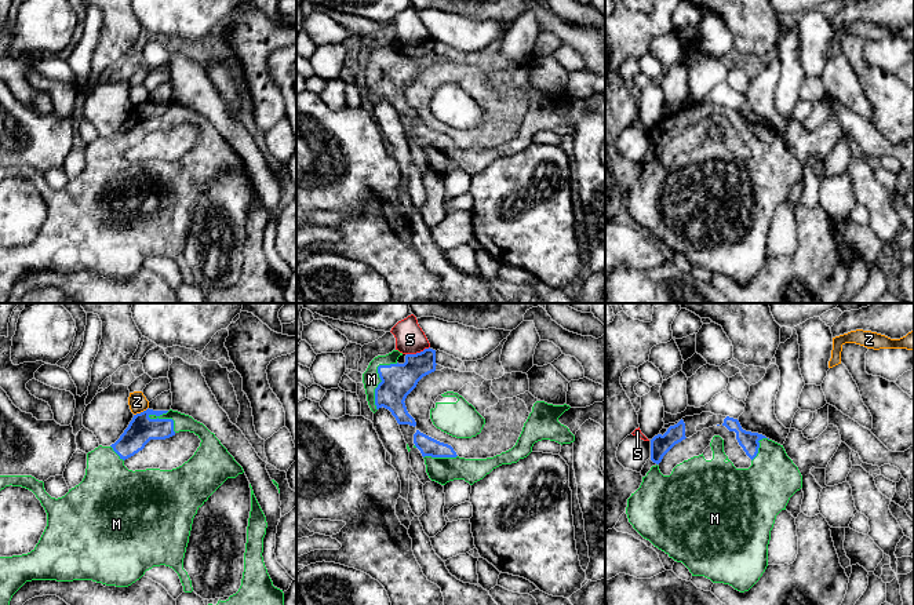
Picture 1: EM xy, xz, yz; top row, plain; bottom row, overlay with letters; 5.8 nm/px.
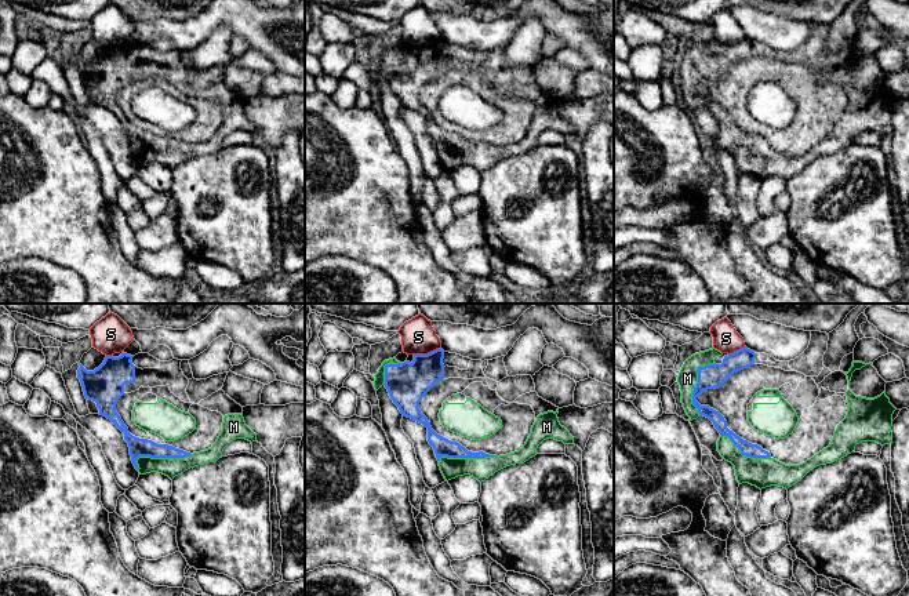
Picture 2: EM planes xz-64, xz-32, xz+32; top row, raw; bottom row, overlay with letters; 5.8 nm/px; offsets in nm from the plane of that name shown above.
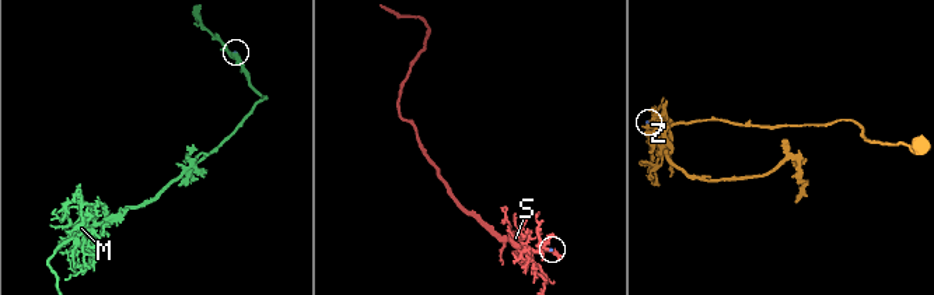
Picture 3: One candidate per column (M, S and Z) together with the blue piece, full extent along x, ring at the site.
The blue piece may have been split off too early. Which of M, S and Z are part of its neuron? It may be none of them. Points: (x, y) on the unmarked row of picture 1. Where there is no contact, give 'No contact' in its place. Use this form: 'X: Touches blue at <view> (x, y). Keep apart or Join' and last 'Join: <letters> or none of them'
M: Touches blue at xz (381, 70). Join
S: Touches blue at xz (418, 44). Keep apart
Z: Touches blue at xy (141, 104). Keep apart
Join: M

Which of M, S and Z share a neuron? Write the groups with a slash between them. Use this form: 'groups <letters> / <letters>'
groups M / S / Z

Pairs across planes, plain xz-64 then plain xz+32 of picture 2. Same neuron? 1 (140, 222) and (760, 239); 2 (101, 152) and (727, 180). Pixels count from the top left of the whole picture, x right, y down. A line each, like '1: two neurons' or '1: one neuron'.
1: two neurons
2: two neurons

